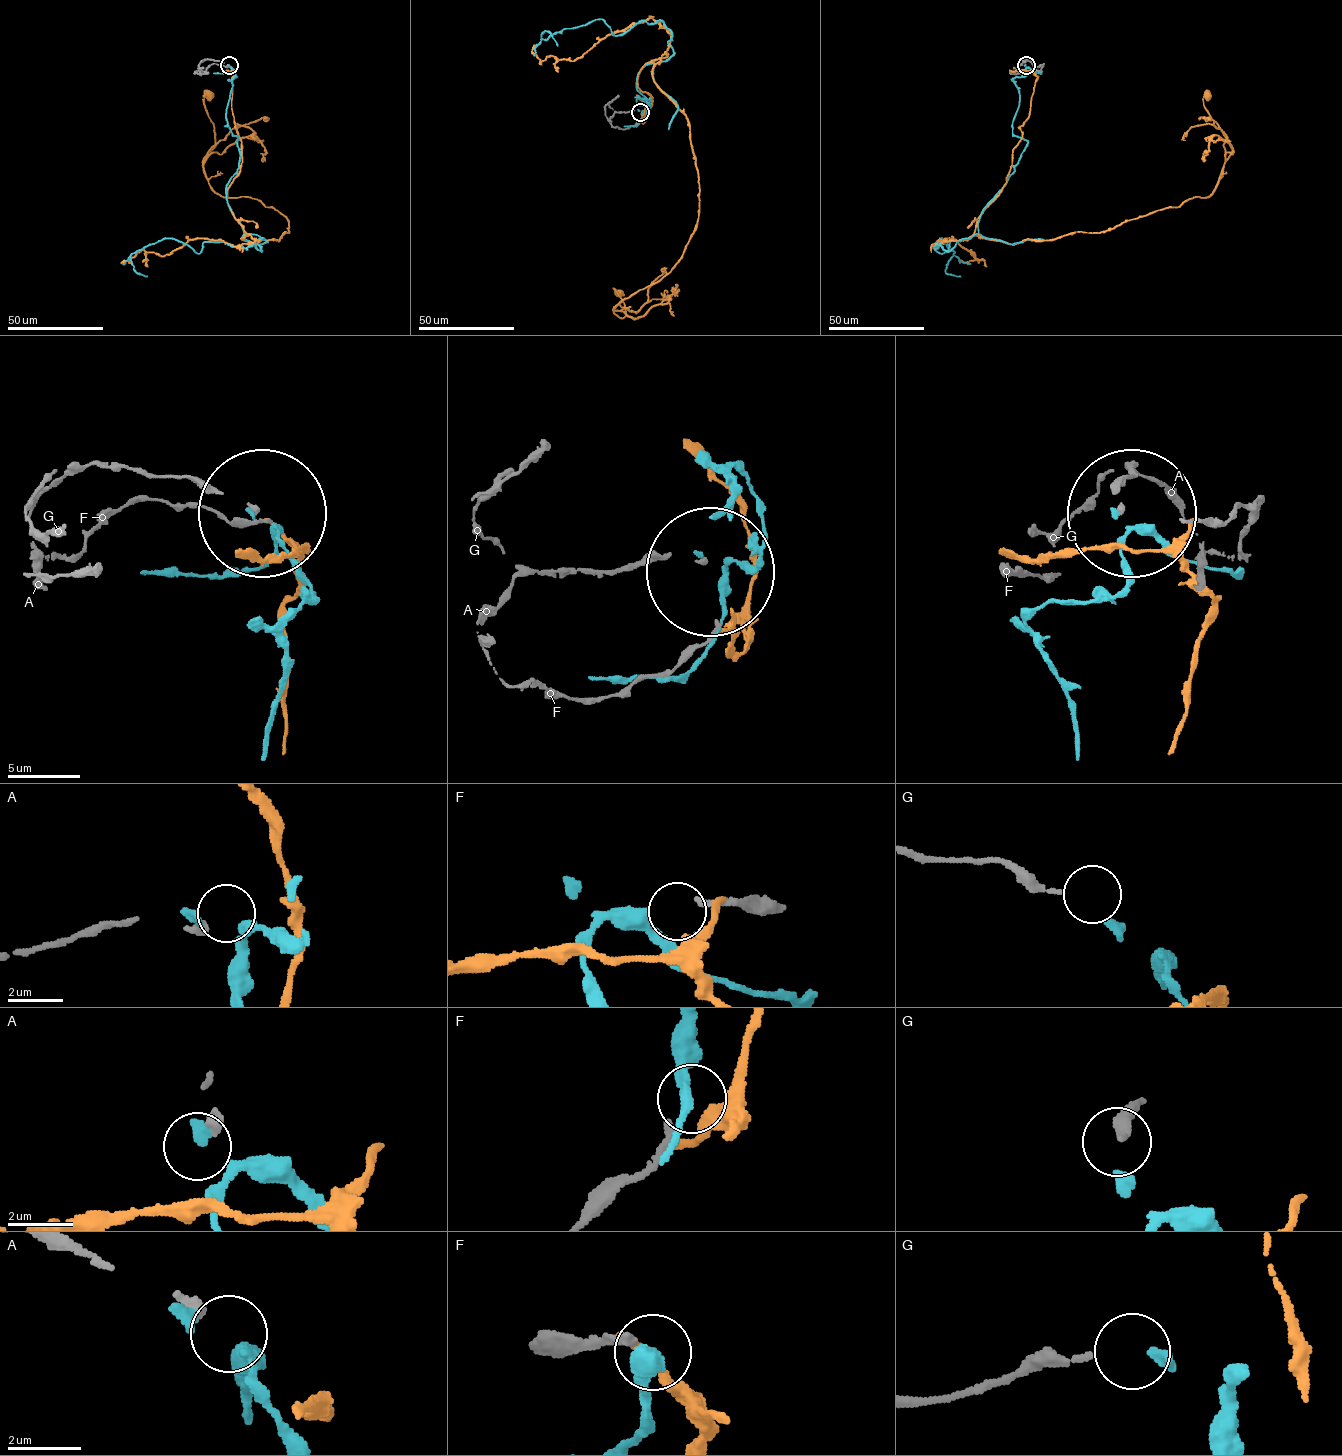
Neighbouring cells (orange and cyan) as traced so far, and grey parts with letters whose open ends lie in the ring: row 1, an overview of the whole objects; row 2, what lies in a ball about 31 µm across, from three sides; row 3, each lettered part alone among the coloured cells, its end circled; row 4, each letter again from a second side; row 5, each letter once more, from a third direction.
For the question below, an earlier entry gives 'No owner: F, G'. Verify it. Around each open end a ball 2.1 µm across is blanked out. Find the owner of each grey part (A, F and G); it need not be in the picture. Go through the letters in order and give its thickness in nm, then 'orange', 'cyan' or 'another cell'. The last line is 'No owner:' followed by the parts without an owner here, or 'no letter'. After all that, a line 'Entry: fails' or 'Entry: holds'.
A: calibre 320 nm; another cell
F: calibre 260 nm; cyan
G: calibre 160 nm; another cell
No owner: A, G
Entry: fails

